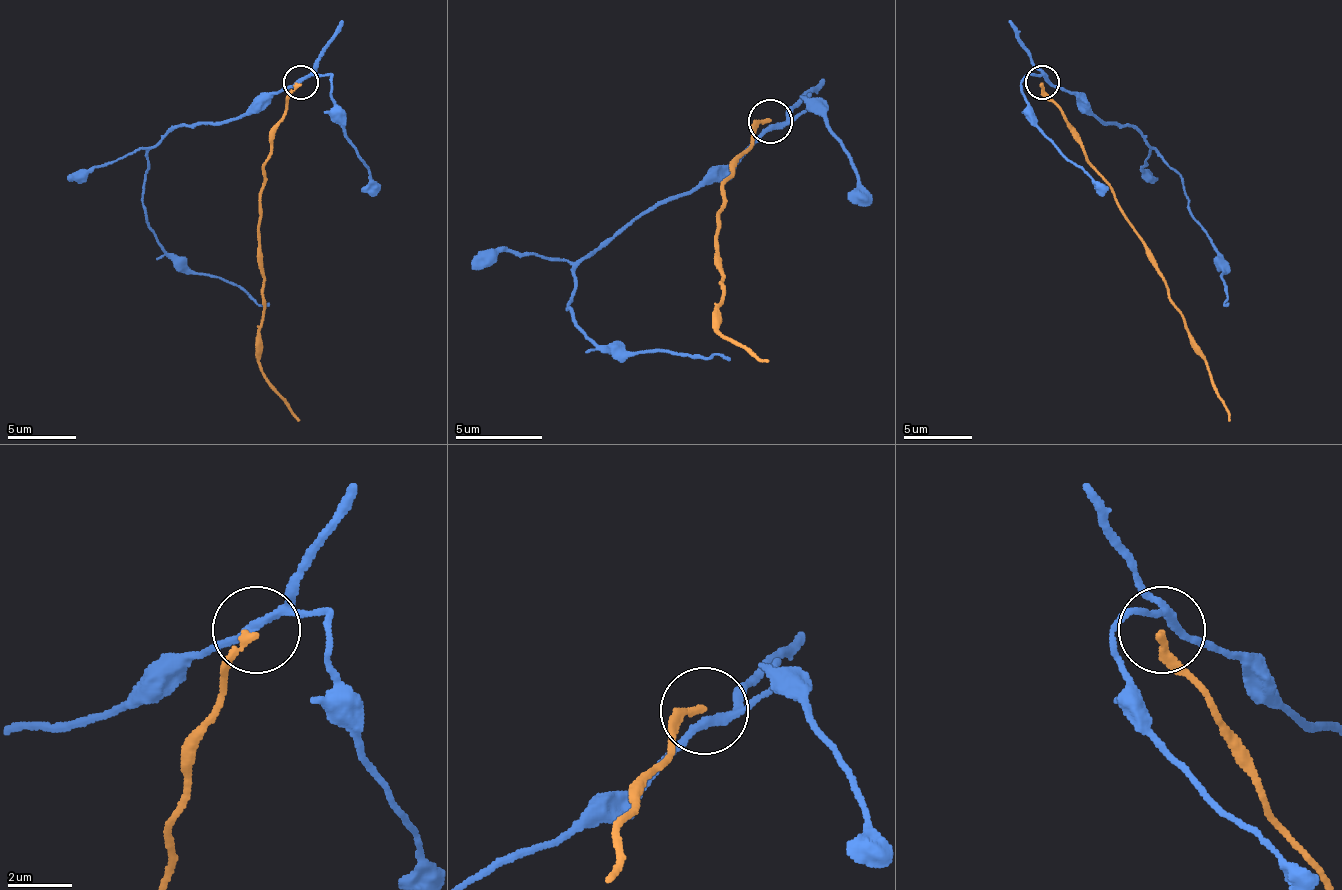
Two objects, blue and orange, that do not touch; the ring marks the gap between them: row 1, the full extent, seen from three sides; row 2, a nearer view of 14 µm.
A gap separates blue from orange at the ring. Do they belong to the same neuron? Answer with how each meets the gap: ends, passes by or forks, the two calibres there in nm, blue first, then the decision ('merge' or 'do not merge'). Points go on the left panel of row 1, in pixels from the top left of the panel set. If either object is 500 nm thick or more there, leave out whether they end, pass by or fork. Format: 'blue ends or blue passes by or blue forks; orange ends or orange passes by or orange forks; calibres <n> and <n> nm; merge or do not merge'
blue passes by; orange ends; calibres 240 and 240 nm; do not merge

